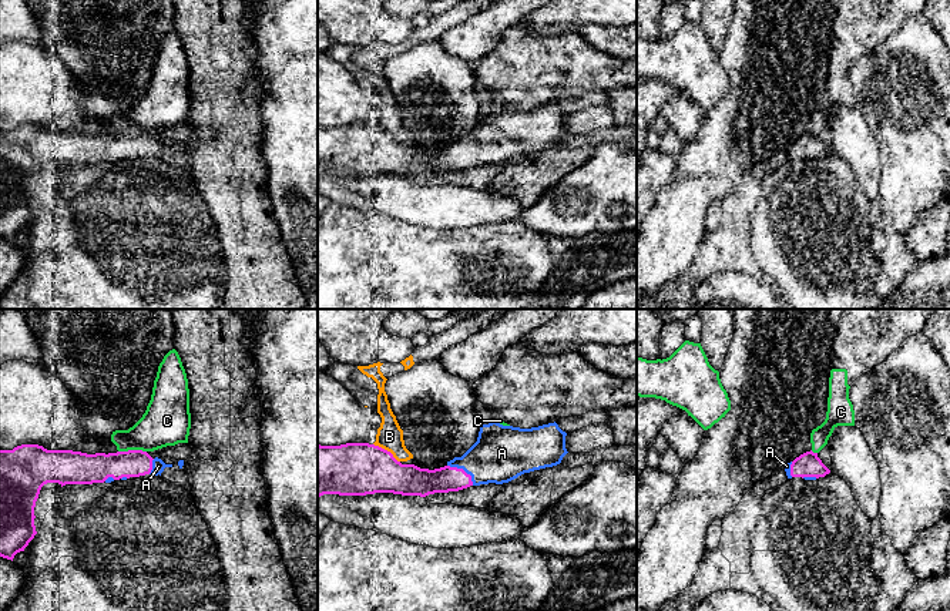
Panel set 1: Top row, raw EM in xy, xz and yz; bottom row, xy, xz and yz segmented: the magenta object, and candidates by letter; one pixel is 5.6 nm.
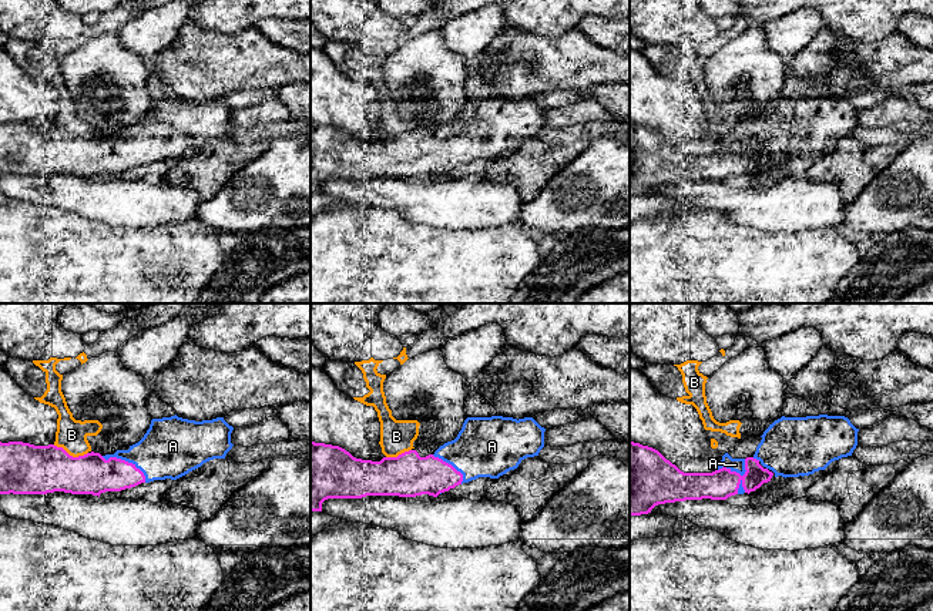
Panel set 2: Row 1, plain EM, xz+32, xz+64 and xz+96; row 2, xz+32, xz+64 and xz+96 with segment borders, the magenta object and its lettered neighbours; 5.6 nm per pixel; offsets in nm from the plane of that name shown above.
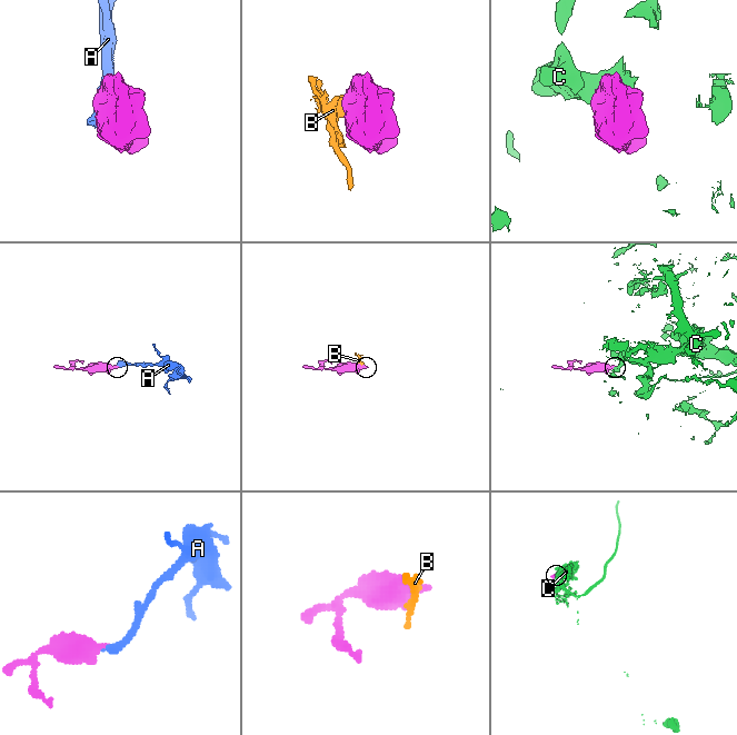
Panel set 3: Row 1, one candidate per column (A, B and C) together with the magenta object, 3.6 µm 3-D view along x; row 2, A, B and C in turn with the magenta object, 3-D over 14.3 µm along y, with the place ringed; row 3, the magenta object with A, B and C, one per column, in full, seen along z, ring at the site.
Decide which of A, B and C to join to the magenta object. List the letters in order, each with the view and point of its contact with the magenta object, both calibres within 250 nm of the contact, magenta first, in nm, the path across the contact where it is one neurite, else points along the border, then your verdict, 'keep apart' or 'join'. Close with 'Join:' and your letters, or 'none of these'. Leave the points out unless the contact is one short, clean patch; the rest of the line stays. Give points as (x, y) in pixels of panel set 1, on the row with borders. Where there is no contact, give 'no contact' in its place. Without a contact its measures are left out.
A: xz (462, 469) | 160/320 nm | join
B: xz (386, 450) | 300/150 nm | join
C: xy (131, 450) | 160/260 nm | along xy (145, 450), (118, 452) | keep apart
Join: A, B

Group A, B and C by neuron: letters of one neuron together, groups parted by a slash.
A B / C

